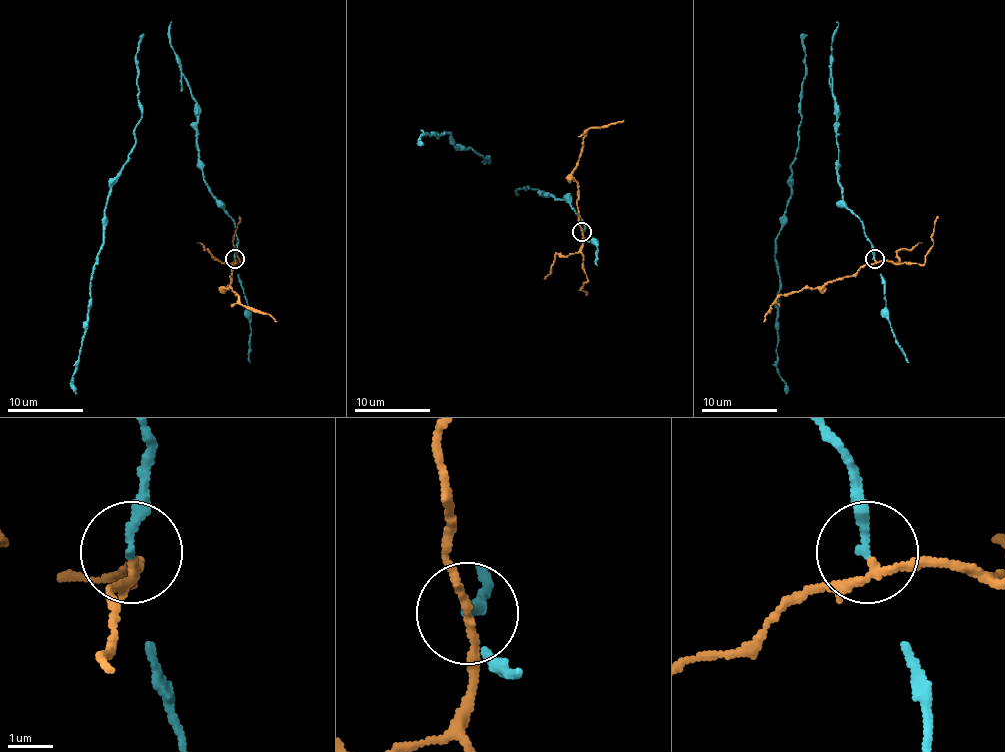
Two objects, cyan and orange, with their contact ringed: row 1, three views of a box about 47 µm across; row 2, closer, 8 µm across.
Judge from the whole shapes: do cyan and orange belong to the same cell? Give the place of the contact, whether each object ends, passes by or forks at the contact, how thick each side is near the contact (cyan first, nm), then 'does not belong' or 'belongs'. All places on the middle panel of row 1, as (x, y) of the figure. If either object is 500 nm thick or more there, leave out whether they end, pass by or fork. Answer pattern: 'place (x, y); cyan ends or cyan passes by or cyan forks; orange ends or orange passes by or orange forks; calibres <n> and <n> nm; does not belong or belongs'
place (582, 231); cyan ends; orange passes by; calibres 190 and 150 nm; does not belong

